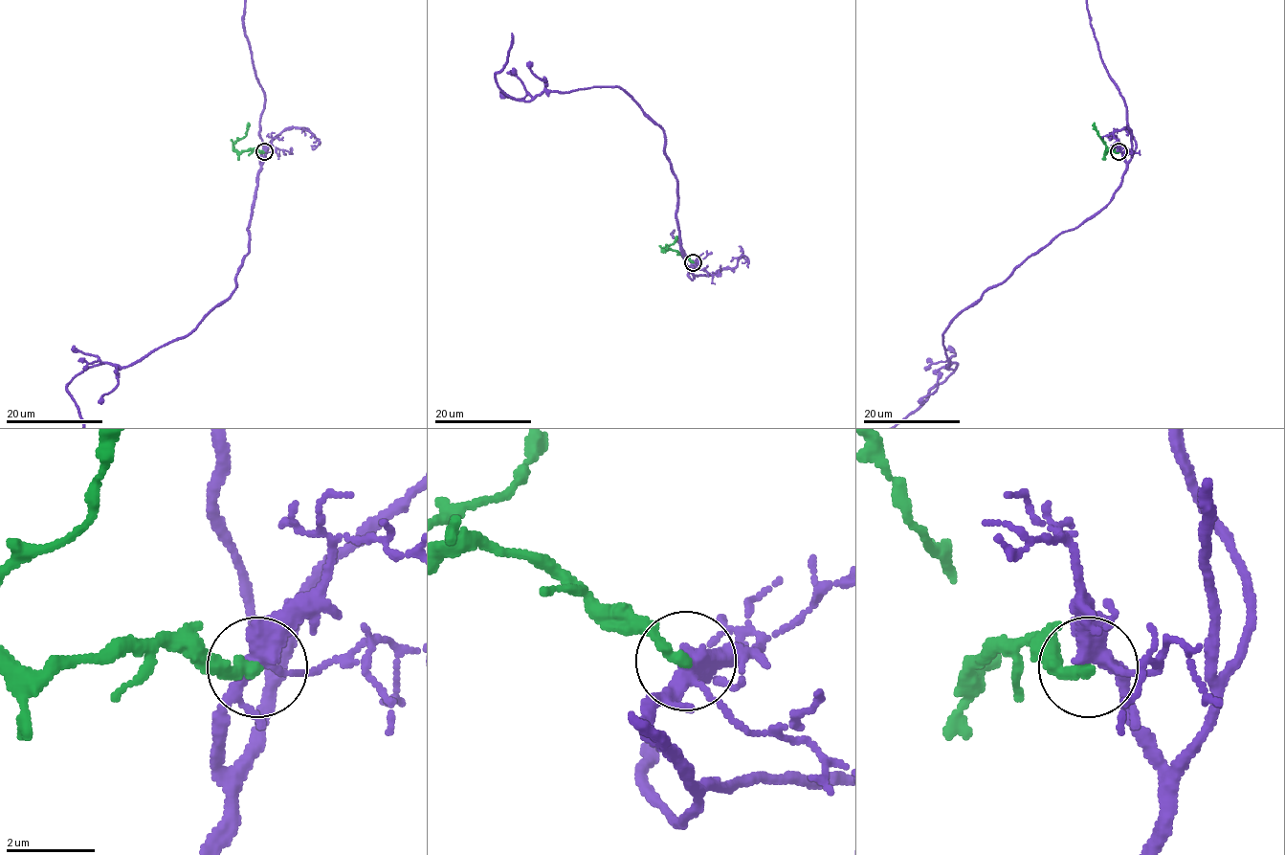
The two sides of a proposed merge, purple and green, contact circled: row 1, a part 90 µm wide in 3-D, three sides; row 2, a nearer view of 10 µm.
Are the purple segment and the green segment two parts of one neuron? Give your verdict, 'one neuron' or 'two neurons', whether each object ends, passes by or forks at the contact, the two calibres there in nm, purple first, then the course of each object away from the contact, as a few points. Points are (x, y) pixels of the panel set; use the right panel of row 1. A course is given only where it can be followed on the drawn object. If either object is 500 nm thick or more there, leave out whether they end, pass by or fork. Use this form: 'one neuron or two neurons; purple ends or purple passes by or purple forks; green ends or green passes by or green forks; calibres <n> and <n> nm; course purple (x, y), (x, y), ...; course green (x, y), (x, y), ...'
two neurons; purple forks; green ends; calibres 360 and 280 nm; course purple (1118, 150), (1127, 162), (1136, 141), (1128, 127), (1120, 92), (1102, 62), (1088, 12); course green (1118, 152), (1114, 149), (1106, 152), (1094, 123)

